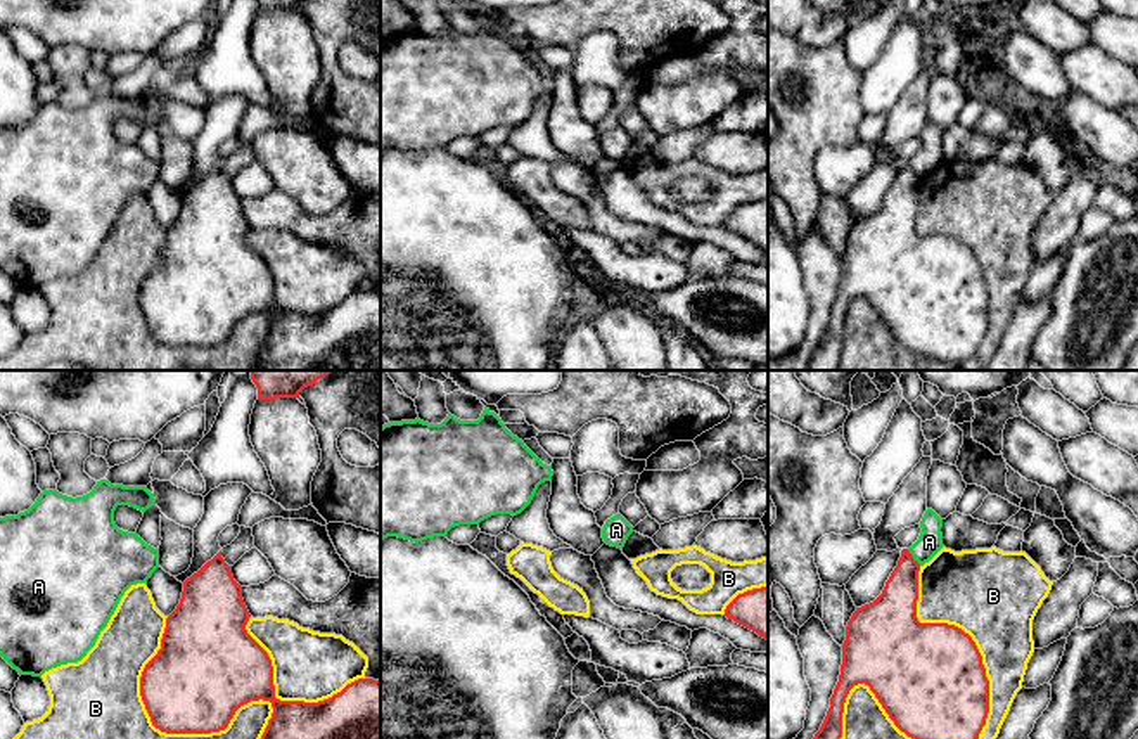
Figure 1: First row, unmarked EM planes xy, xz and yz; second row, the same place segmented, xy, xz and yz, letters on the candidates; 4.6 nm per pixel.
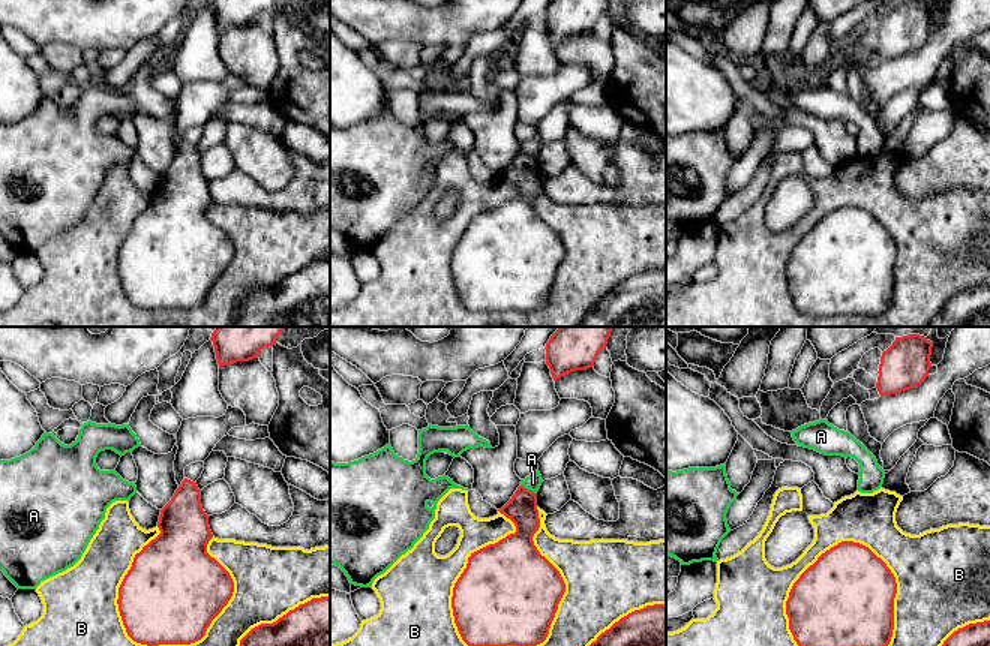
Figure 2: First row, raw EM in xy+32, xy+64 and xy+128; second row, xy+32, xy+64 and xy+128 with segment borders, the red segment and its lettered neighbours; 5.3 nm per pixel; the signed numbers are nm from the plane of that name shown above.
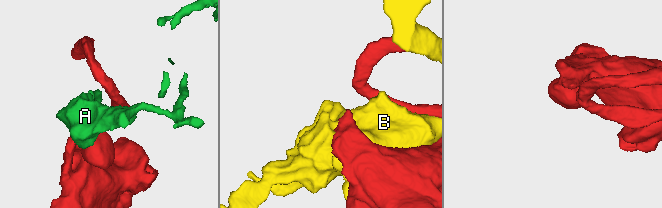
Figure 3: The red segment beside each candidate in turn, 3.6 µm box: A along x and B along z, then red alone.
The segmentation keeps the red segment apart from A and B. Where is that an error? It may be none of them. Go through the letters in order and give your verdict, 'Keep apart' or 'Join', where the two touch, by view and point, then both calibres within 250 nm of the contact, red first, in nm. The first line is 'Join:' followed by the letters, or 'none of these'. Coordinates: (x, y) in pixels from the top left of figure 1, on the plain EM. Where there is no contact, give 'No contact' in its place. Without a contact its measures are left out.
Join: none of these
A: Keep apart. Touches red at yz (912, 170). Thickness 190 nm (red) against 120 nm
B: Keep apart. Touches red at yz (978, 350). Thickness 440 nm (red) against 130 nm

